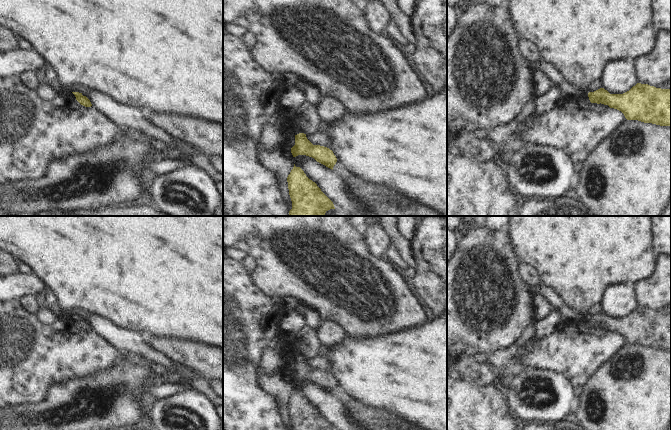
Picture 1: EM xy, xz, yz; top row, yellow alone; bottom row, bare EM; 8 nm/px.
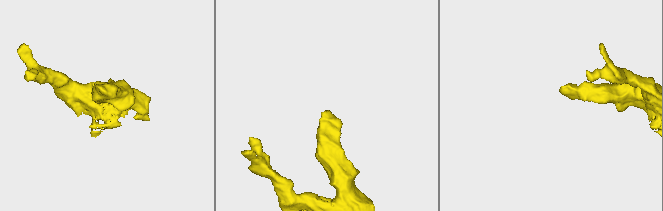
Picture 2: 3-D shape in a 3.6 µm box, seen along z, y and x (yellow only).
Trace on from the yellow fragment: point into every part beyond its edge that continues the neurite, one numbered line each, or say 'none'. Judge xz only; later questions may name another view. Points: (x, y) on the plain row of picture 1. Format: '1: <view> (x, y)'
none

